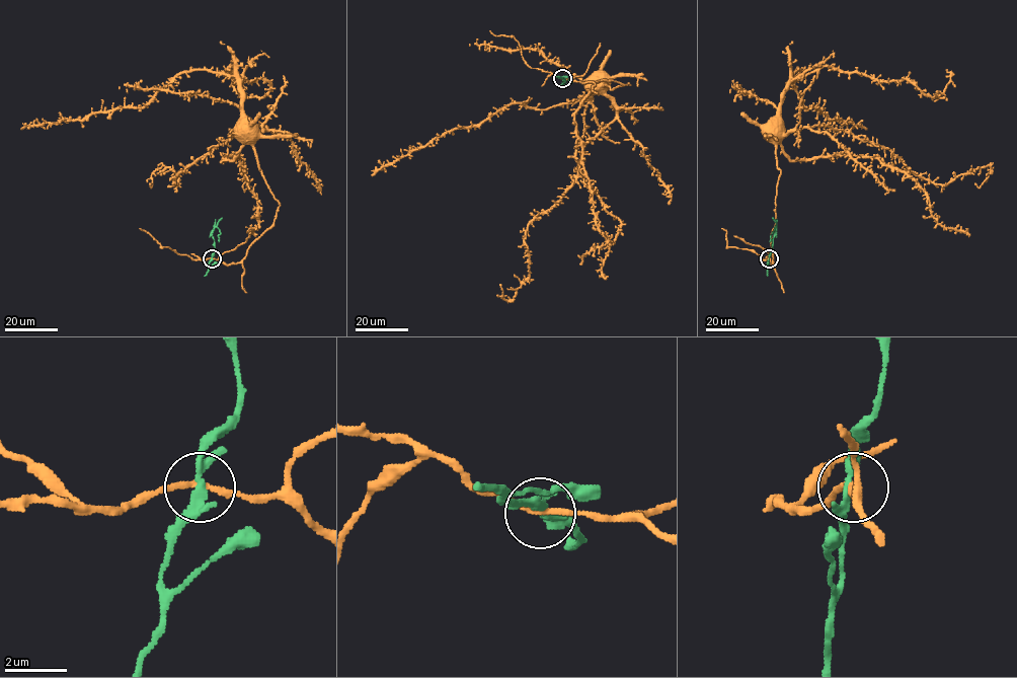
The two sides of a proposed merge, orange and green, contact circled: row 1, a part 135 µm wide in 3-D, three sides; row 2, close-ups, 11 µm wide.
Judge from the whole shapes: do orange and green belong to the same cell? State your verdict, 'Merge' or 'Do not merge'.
Do not merge

